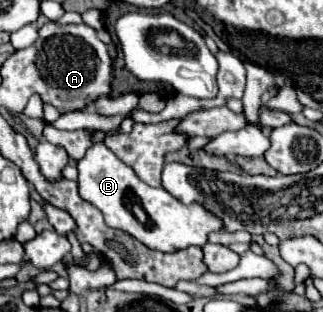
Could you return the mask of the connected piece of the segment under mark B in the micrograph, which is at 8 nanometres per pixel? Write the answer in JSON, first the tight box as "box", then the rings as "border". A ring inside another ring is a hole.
{"box":[77,131,223,253],"border":[[[101,131],[93,133],[93,143],[95,145],[91,145],[87,149],[85,157],[77,163],[79,195],[85,201],[93,203],[105,215],[105,223],[109,227],[121,229],[121,231],[129,233],[131,237],[135,237],[137,241],[141,241],[143,245],[147,245],[149,249],[165,251],[165,253],[173,253],[173,251],[185,249],[189,245],[203,247],[207,243],[207,233],[219,231],[223,227],[221,221],[215,215],[211,215],[209,211],[205,211],[199,203],[183,205],[173,195],[169,195],[163,187],[155,189],[155,187],[149,187],[147,183],[143,183],[129,165],[125,165],[111,149],[107,149],[103,145]],[[137,205],[145,211],[147,223],[141,223],[137,219],[137,215],[133,213],[133,207],[137,207]]]}

